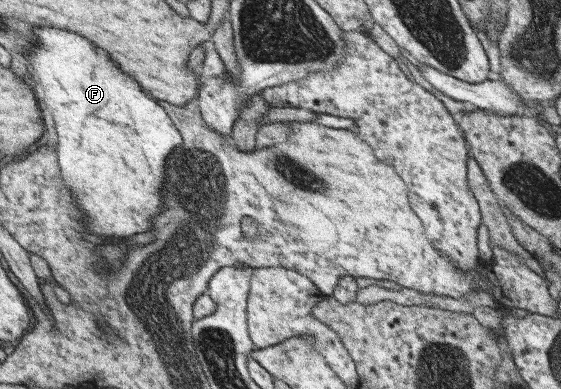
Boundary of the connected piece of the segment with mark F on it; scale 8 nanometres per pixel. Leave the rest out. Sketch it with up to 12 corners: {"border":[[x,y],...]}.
{"border":[[33,28],[56,154],[102,236],[162,210],[183,143],[102,48]]}

